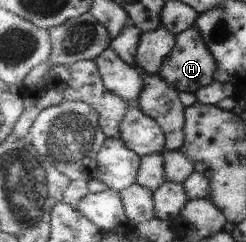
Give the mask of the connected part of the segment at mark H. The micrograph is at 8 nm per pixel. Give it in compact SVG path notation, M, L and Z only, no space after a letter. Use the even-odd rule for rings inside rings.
M198 26L177 36L178 44L168 58L161 75L174 84L180 92L198 91L216 81L219 64Z

